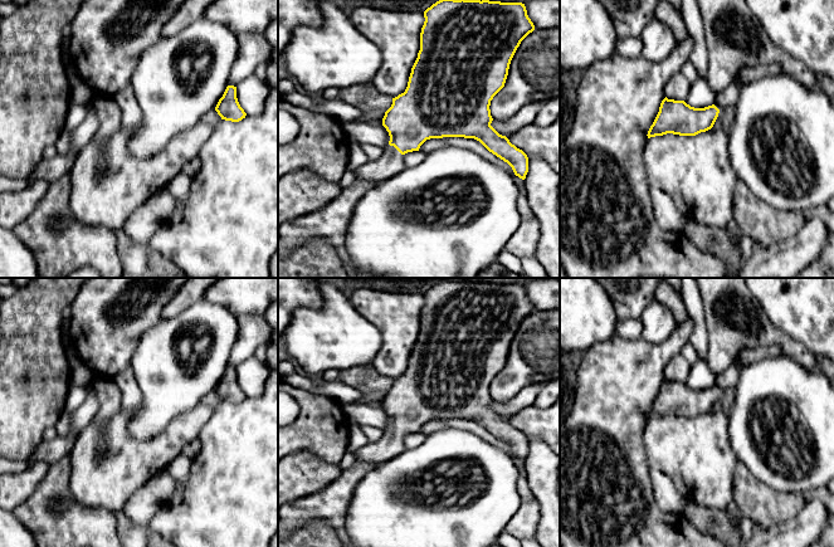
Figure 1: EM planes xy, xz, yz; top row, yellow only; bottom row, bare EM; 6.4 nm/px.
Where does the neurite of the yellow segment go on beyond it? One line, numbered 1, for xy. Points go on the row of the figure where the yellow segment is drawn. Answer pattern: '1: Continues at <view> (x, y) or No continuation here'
1: No continuation here

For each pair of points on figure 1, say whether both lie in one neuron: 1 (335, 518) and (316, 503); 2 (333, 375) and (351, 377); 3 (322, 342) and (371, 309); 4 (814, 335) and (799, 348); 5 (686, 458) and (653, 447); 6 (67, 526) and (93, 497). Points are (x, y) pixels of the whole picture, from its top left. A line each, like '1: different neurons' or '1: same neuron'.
1: same neuron
2: different neurons
3: different neurons
4: different neurons
5: same neuron
6: different neurons

